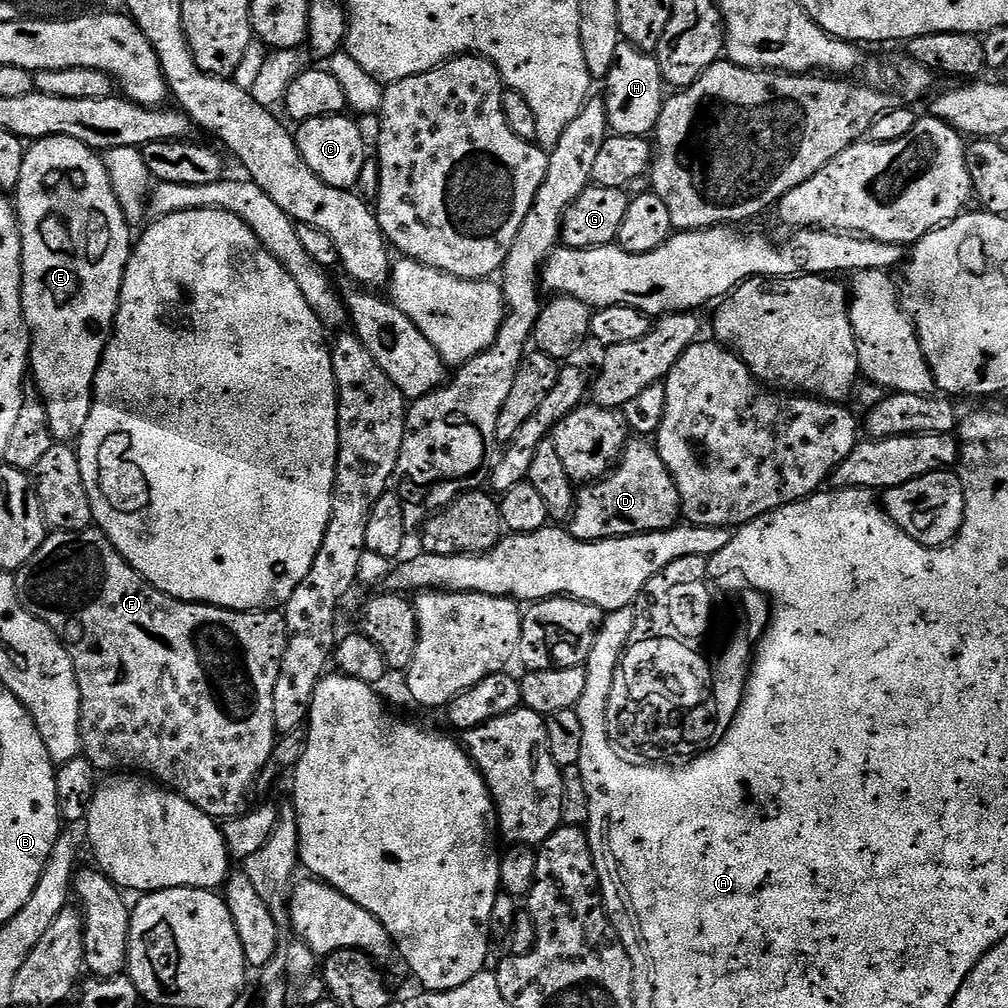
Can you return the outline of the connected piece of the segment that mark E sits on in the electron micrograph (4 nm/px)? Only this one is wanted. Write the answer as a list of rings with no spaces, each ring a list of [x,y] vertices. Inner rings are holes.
[[[47,136],[41,140],[29,143],[24,153],[24,165],[22,166],[22,178],[20,184],[14,190],[14,207],[20,221],[20,241],[22,242],[22,310],[24,321],[28,323],[32,335],[32,350],[30,353],[30,376],[36,379],[35,391],[44,401],[44,409],[50,418],[50,430],[52,439],[56,442],[79,441],[82,430],[90,418],[92,409],[92,387],[96,381],[96,375],[100,369],[100,360],[108,348],[108,342],[114,335],[116,311],[120,305],[120,291],[126,274],[128,260],[132,256],[134,247],[134,232],[129,227],[115,196],[114,186],[111,184],[105,161],[97,155],[93,149],[87,148],[82,142],[78,142],[69,136]]]

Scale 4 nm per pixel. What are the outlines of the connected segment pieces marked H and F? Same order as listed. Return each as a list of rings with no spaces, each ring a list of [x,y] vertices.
[[[627,42],[621,43],[606,87],[608,89],[602,93],[602,99],[606,106],[609,129],[618,136],[651,137],[656,131],[656,123],[666,99],[664,75],[660,72],[660,63],[656,61],[655,55],[641,52]]]
[[[90,527],[84,532],[58,532],[53,531],[51,534],[45,535],[42,546],[36,553],[29,558],[26,563],[20,567],[15,573],[16,589],[20,592],[20,601],[24,603],[24,607],[28,611],[34,613],[42,622],[46,622],[46,626],[50,626],[50,630],[57,636],[64,647],[67,648],[70,658],[76,667],[76,677],[80,683],[80,733],[84,738],[83,755],[92,763],[97,770],[104,774],[116,774],[121,770],[131,770],[136,774],[143,774],[145,777],[151,778],[153,781],[159,782],[163,787],[185,796],[194,806],[198,806],[206,815],[215,818],[220,822],[227,822],[233,816],[243,816],[249,811],[248,795],[252,792],[252,787],[256,784],[256,779],[261,779],[265,766],[272,759],[272,752],[276,749],[278,743],[278,733],[274,724],[274,688],[280,677],[280,667],[282,666],[282,658],[286,654],[286,646],[288,645],[288,627],[284,621],[284,613],[280,610],[253,610],[250,612],[236,612],[233,608],[220,608],[216,604],[193,604],[190,600],[179,600],[170,594],[166,594],[162,590],[155,588],[149,580],[144,580],[134,569],[126,562],[126,558],[122,558],[122,554],[118,554],[118,550],[110,541],[106,539],[103,532],[95,527]]]

